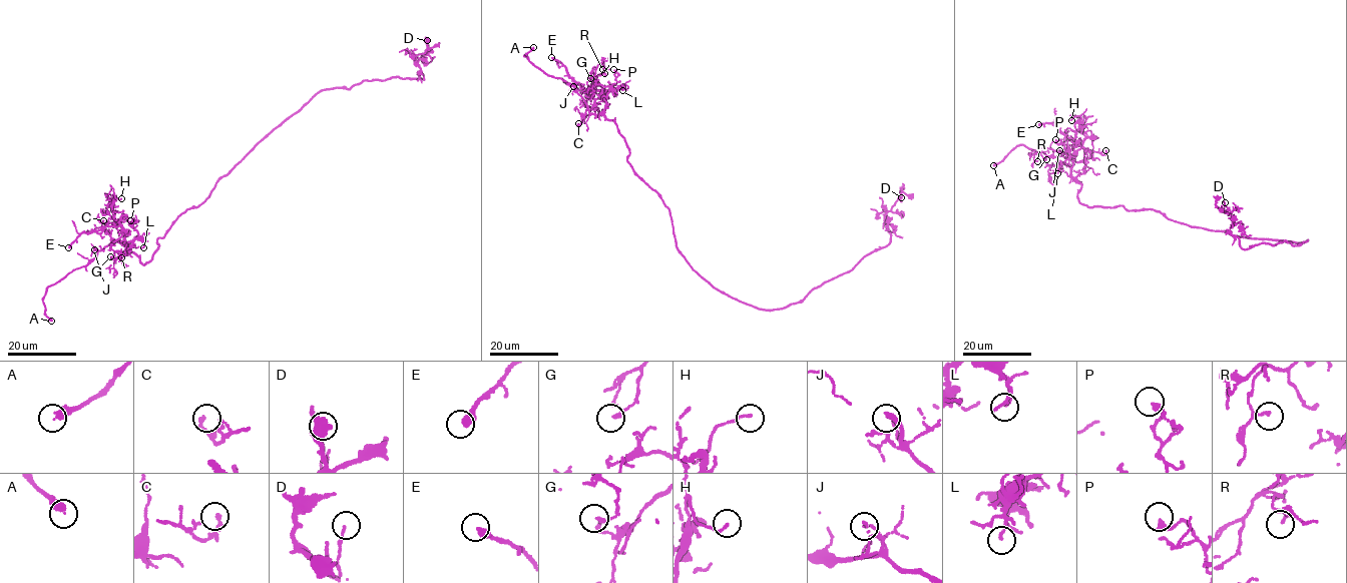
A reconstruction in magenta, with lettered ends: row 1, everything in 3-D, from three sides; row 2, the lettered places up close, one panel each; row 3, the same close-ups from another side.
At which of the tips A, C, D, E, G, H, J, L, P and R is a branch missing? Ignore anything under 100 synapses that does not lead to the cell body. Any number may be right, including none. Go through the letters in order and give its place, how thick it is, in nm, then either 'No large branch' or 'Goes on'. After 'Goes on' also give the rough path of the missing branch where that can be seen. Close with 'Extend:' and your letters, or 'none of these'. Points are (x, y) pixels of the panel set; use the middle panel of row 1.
A: Place: (533, 47). Thickness 380 nm. Goes on
C: Place: (578, 123). Thickness 180 nm. No large branch
D: Place: (901, 197). Thickness 120 nm. No large branch
E: Place: (551, 57). Thickness 420 nm. No large branch
G: Place: (590, 78). Thickness 150 nm. No large branch
H: Place: (604, 73). Thickness 130 nm. No large branch
J: Place: (573, 86). Thickness 110 nm. No large branch
L: Place: (622, 90). Thickness 120 nm. No large branch
P: Place: (613, 69). Thickness 320 nm. No large branch
R: Place: (602, 69). Thickness 140 nm. No large branch
Extend: A

